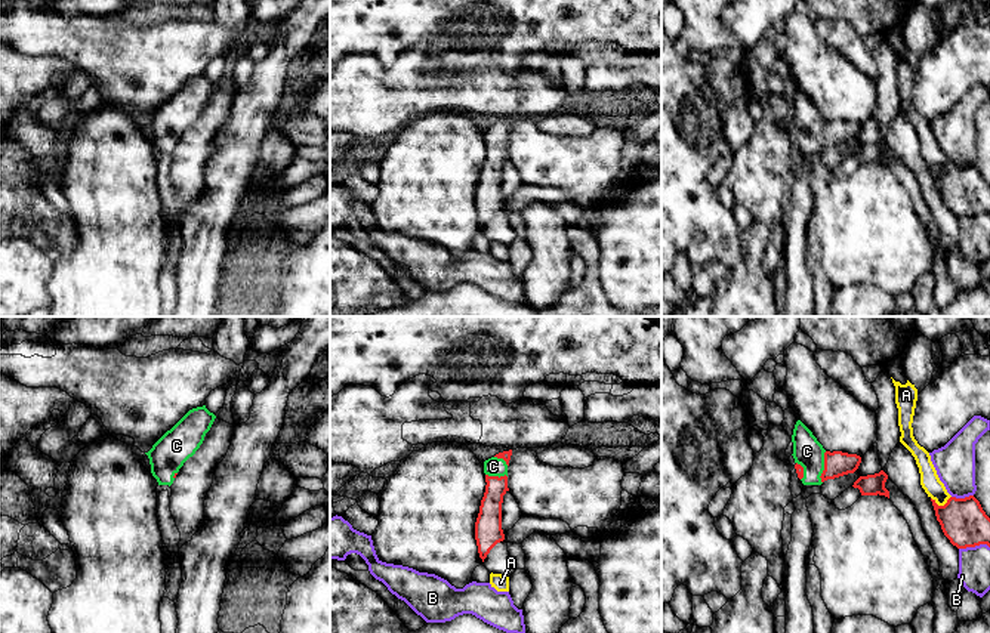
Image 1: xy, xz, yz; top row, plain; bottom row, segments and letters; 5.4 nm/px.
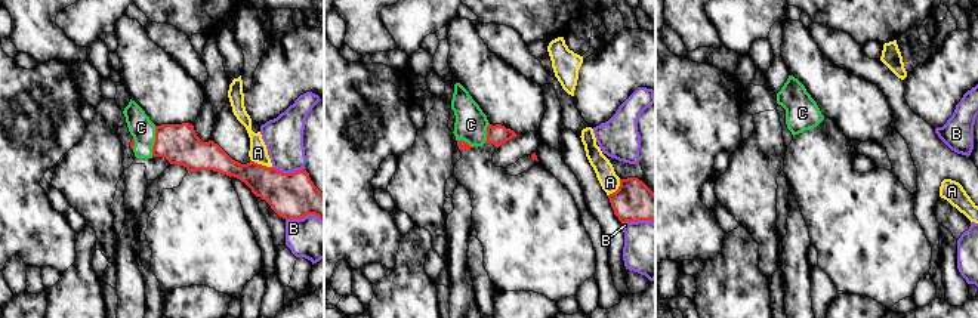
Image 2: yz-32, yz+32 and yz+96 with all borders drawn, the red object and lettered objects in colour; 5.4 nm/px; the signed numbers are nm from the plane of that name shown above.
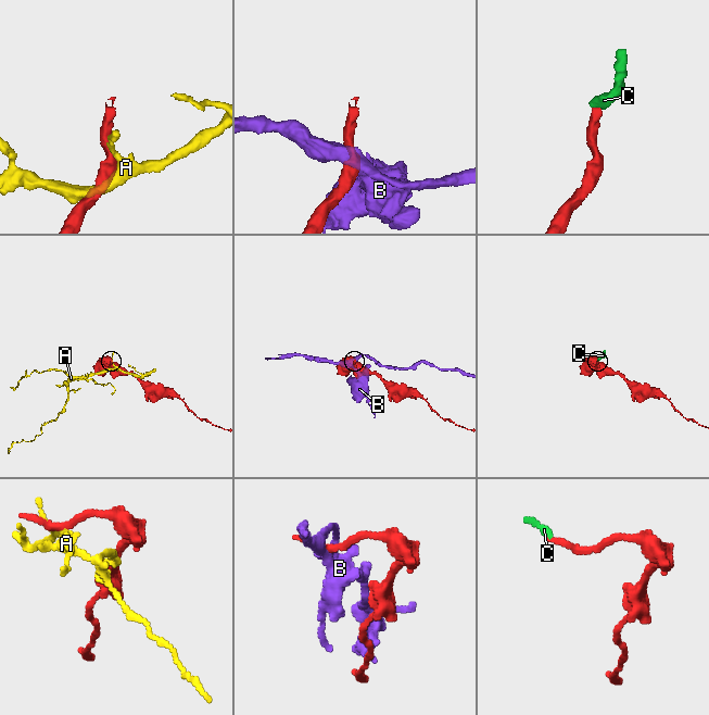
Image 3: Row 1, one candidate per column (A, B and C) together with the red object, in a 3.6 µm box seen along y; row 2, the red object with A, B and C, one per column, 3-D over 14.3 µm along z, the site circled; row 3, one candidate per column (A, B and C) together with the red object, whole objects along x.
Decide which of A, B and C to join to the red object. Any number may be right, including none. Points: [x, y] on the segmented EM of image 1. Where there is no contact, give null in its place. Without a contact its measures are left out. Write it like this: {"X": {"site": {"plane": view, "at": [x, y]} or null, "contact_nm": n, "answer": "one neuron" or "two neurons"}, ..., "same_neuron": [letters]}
{"A": {"site": {"plane": "yz", "at": [941, 506]}, "contact_nm": 110, "answer": "two neurons"}, "B": {"site": {"plane": "yz", "at": [962, 499]}, "contact_nm": 120, "answer": "two neurons"}, "C": {"site": {"plane": "yz", "at": [824, 468]}, "contact_nm": 180, "answer": "one neuron"}, "same_neuron": ["C"]}

